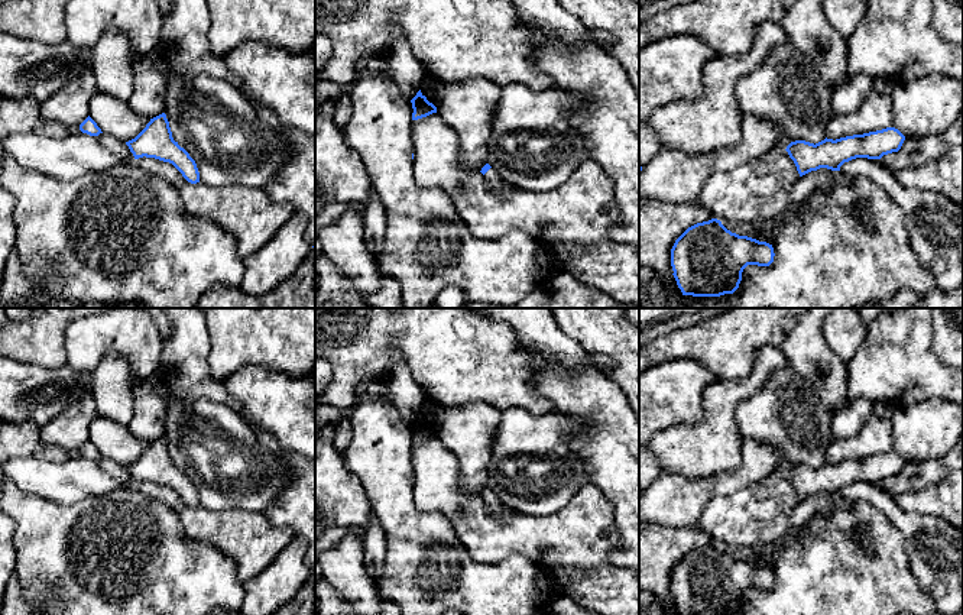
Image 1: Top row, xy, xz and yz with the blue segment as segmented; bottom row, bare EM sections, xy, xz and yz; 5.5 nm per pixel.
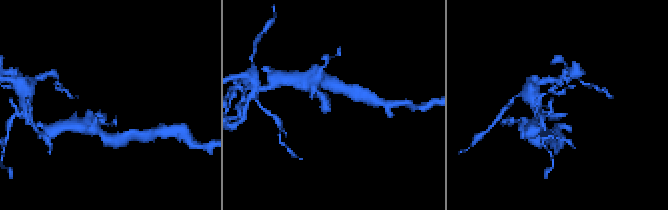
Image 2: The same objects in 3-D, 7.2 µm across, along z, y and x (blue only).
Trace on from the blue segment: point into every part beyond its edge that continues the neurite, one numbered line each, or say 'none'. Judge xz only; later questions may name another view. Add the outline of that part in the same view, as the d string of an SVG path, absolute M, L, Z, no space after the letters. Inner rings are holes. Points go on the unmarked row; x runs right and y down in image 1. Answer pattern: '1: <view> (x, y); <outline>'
1: xz (495, 507); M490 492L486 498L484 498L486 504L487 504L487 508L490 511L492 515L503 519L503 521L508 521L510 517L513 517L516 512L512 511L510 508L502 505L497 499L497 496Z

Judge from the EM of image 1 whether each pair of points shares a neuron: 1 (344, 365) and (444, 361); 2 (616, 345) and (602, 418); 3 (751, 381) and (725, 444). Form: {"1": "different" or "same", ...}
{"1": "same", "2": "different", "3": "same"}

